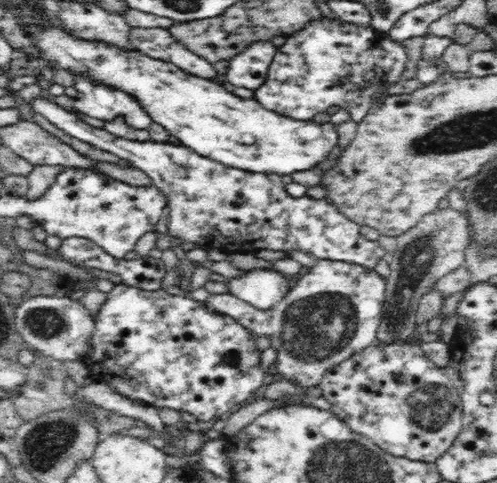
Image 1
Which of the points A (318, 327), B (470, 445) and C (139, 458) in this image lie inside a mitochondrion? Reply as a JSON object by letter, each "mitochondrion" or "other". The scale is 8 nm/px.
{"A":"mitochondrion","B":"other","C":"other"}

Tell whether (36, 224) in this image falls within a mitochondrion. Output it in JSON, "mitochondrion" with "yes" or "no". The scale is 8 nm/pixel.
{"mitochondrion":"no"}

